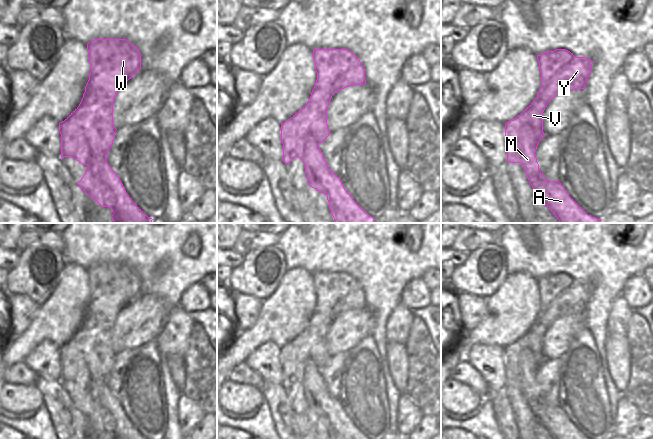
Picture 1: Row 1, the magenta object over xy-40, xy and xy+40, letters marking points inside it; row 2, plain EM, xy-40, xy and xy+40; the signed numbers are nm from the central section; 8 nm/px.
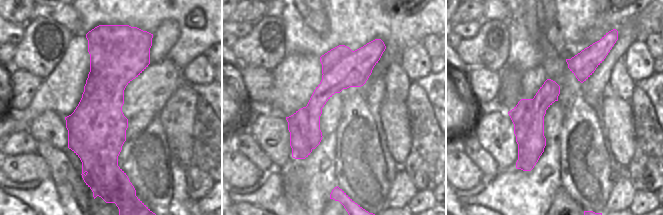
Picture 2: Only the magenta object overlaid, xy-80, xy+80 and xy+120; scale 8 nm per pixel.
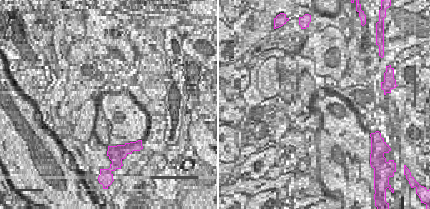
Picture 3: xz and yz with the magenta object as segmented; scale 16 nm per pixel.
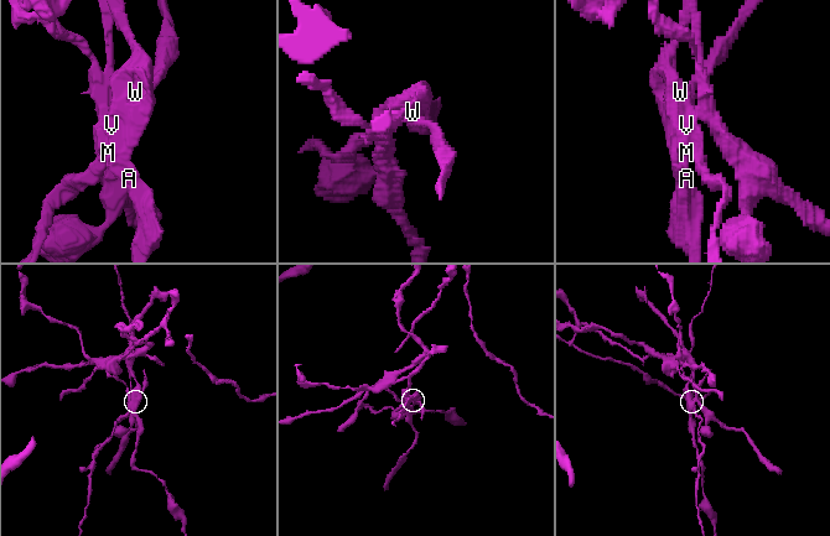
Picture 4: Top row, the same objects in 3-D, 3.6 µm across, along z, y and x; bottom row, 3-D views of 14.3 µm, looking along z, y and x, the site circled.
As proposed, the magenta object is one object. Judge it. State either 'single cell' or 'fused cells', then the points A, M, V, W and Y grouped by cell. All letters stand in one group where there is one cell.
fused cells; groups A M V W / Y

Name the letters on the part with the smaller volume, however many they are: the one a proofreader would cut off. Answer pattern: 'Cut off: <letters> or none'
Cut off: A, M, V, W.

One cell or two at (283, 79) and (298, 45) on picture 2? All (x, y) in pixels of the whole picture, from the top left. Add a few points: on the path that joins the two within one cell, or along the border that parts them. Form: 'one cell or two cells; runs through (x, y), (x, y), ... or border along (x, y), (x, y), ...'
two cells; border along (286, 54), (314, 54), (317, 57)

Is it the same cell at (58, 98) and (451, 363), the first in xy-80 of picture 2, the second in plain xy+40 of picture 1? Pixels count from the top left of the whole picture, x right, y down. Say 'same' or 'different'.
same

